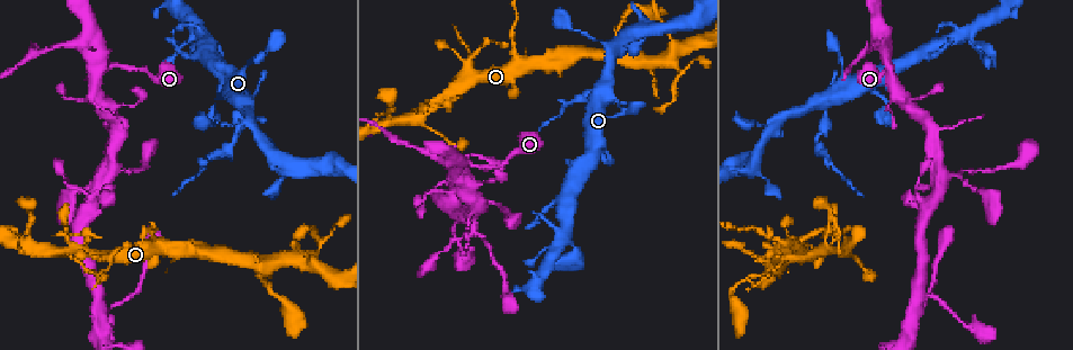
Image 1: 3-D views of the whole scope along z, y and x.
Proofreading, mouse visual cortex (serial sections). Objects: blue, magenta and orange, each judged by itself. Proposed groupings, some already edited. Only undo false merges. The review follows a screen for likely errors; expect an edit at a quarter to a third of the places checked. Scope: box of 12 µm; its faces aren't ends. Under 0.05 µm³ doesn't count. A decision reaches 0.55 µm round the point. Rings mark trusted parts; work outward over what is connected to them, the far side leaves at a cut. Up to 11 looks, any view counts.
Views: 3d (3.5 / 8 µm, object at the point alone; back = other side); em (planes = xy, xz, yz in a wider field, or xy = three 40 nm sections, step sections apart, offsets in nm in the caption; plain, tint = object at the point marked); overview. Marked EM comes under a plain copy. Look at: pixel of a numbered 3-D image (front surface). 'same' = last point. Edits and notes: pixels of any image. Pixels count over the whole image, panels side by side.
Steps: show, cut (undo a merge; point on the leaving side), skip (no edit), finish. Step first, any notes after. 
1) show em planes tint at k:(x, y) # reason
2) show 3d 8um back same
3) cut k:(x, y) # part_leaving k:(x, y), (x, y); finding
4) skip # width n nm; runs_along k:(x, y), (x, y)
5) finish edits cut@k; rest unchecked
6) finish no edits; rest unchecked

show 3d 3.5um at 1:(517, 60) # small branch off a trunk

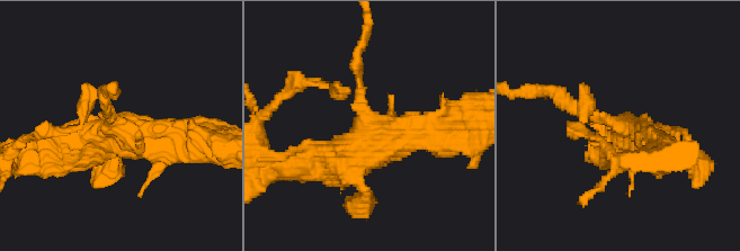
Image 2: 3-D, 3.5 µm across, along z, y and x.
show em xy step 2 tint at 2:(117, 120)

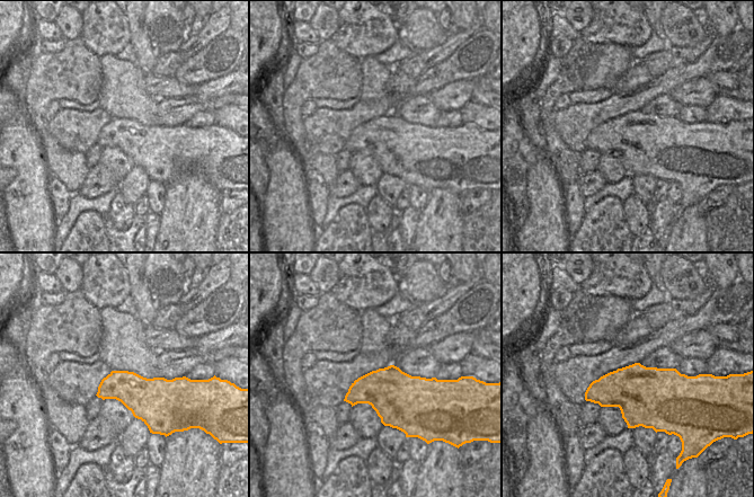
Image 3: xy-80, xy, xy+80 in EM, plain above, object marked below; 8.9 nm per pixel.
show em xy step 5 tint same

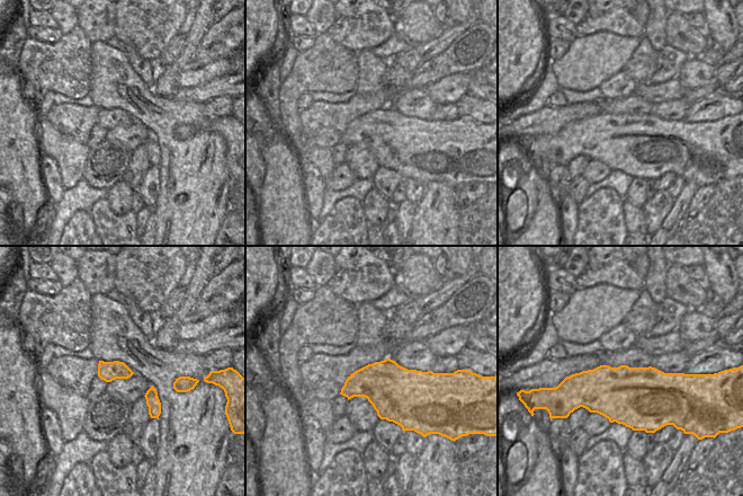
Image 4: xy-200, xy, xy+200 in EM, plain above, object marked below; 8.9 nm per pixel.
skip # runs_along 2:(661, 142), (551, 93); continuous, no second cell

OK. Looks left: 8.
show 3d 3.5um at 1:(232, 142) # abrupt turn

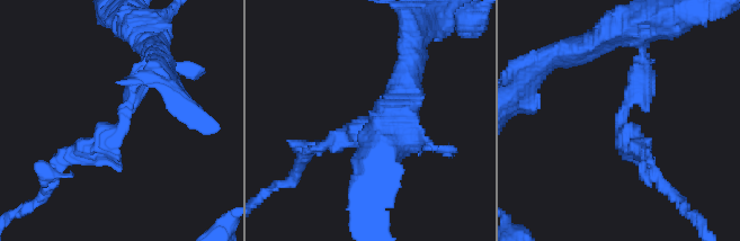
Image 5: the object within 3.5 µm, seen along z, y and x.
show em xy step 1 tint at 5:(620, 126) # shape alone is not enough

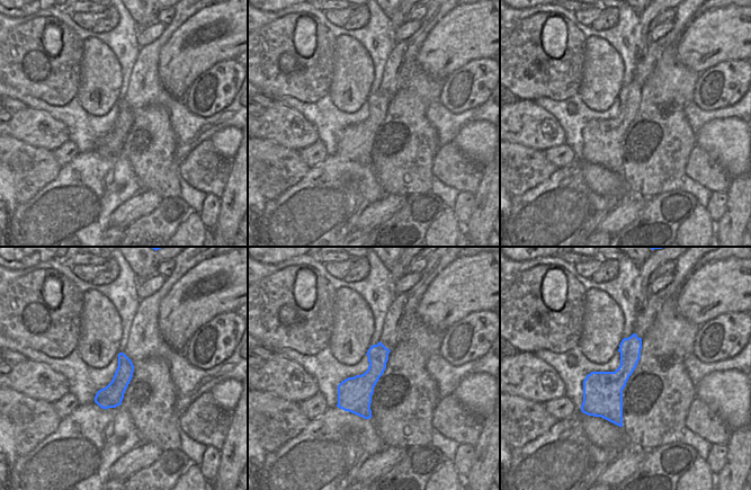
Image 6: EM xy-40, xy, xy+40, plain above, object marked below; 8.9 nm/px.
cut 5:(118, 141) # arm_widths 200, 250 nm; part_leaving 5:(127, 106), (106, 141), (51, 171); two cells meet here

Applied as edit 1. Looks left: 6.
show 3d 3.5um at 1:(216, 120) # sudden change in width

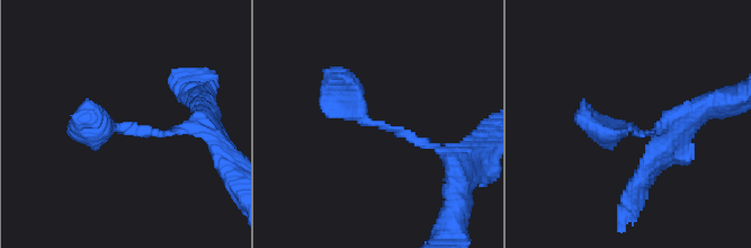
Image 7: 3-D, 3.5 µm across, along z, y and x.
show em planes tint at 7:(628, 124) # arm_widths 100, 300 nm; shape alone is not enough

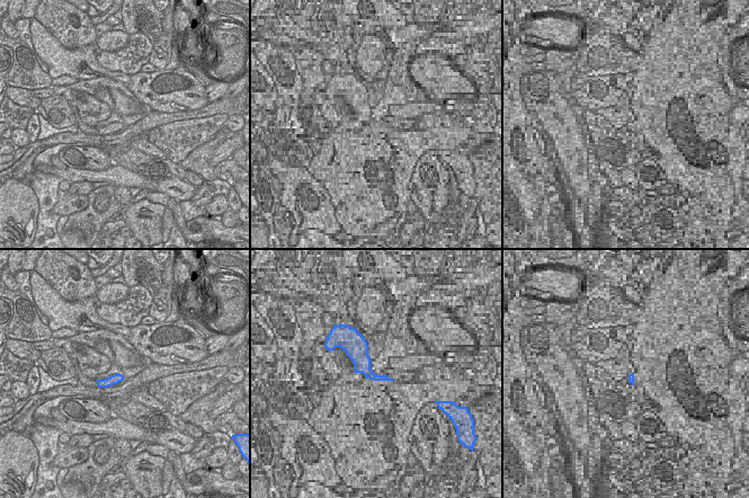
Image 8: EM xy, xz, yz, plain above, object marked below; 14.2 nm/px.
skip # runs_along 7:(438, 151), (366, 120), (341, 76); continuous, no second cell

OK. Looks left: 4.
show overview # see it whole again

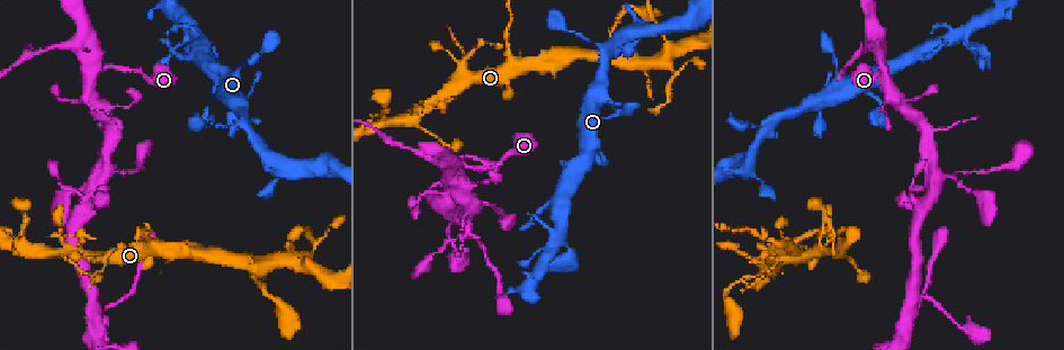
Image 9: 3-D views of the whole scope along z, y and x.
show 3d 8um at 9:(884, 73) # sudden change in width

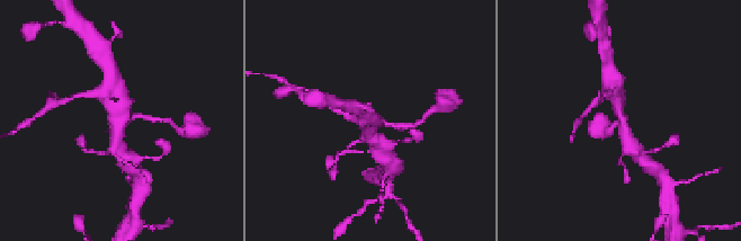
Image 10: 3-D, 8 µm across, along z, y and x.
show em xy step 1 tint at 10:(124, 119) # arms 3; arm_widths 200, 400, 400 nm; now the EM

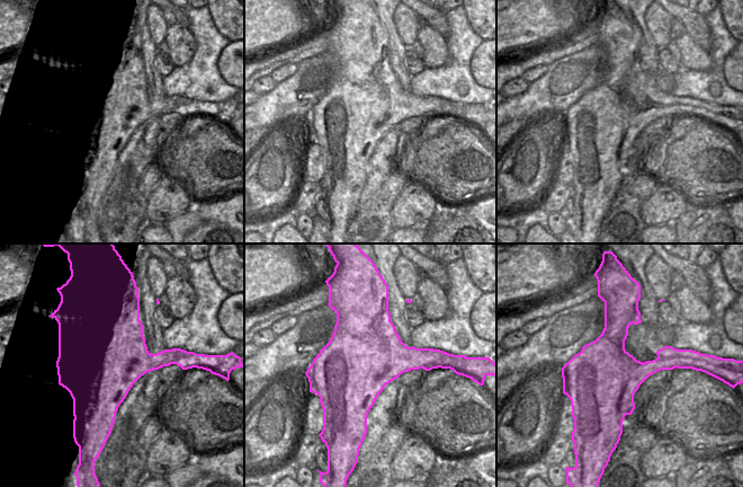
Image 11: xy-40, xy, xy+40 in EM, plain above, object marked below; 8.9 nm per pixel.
skip # runs_along 10:(410, 125), (373, 124), (371, 135); one cell here

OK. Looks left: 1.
finish edits cut@5; rest unchecked

